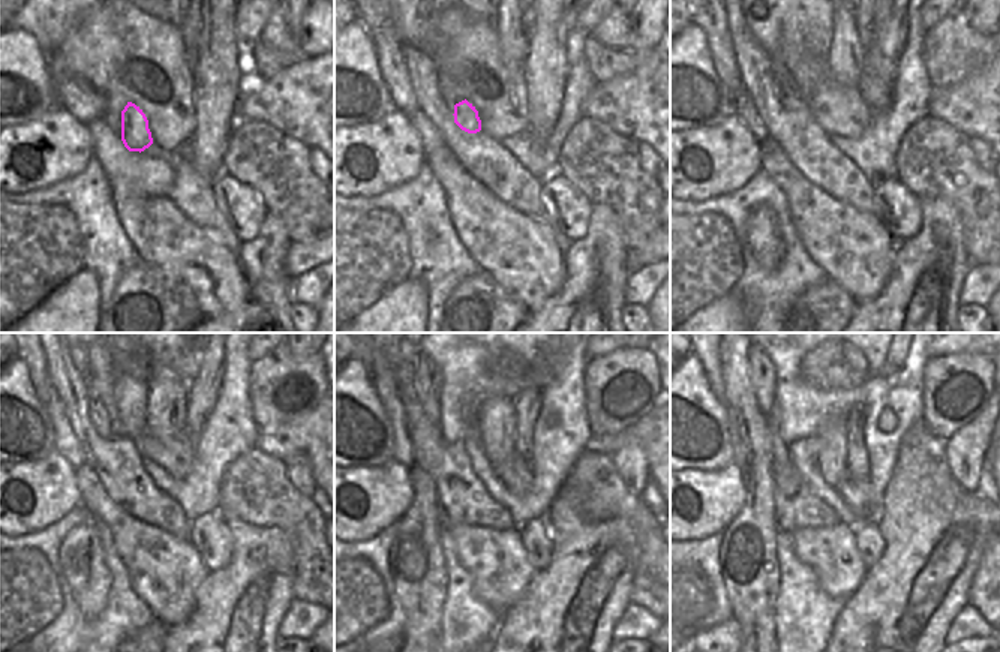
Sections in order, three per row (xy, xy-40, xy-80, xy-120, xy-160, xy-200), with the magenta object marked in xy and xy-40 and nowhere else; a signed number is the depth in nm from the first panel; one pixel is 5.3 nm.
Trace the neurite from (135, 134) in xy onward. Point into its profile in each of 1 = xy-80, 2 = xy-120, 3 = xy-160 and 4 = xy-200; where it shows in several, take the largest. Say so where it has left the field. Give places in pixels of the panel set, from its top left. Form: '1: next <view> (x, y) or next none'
1: next xy-80 (792, 101)
2: next xy-120 (99, 417)
3: next xy-160 (428, 378)
4: next xy-200 (760, 370)

